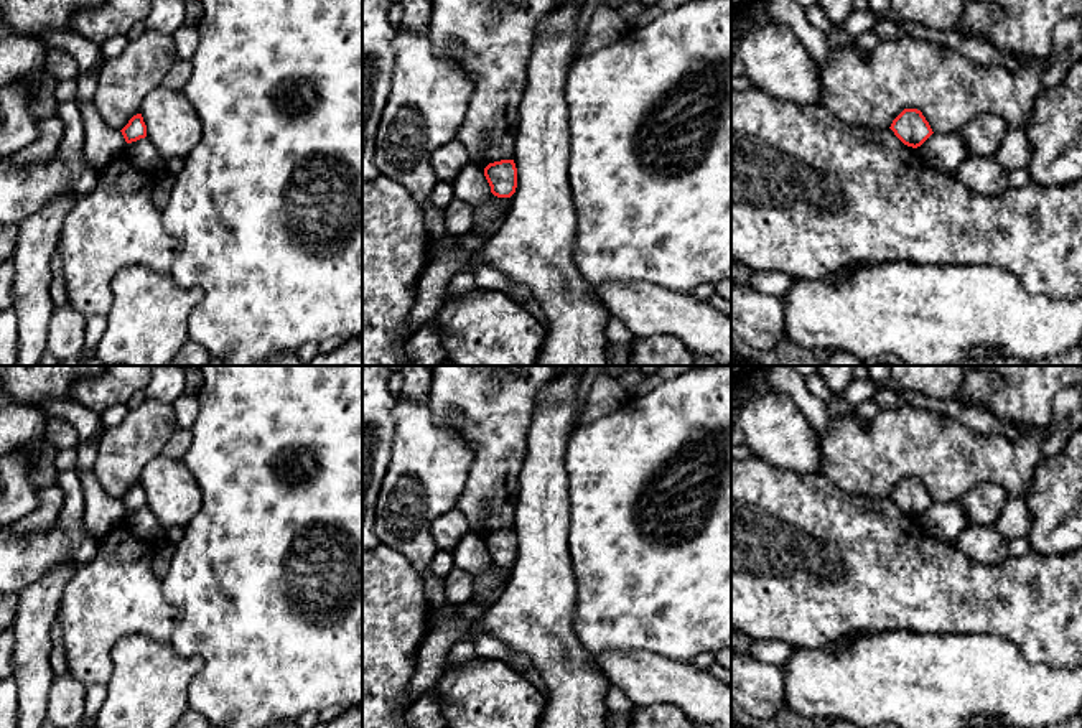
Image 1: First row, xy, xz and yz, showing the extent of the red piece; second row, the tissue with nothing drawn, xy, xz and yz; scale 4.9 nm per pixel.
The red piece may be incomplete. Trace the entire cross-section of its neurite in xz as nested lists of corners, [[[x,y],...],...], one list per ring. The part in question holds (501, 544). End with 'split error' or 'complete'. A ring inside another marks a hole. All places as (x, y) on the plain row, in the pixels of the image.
[[[501,529],[484,537],[491,562],[497,567],[511,567],[517,557],[517,537],[514,529]]]; complete

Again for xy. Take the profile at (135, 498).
[[[142,483],[133,484],[120,501],[122,501],[127,512],[145,507],[147,506],[147,494],[143,491]]]; complete

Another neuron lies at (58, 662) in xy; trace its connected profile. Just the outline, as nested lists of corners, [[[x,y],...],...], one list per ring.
[[[58,618],[51,626],[49,637],[51,637],[49,665],[53,669],[54,677],[69,675],[64,654],[64,641]]]

